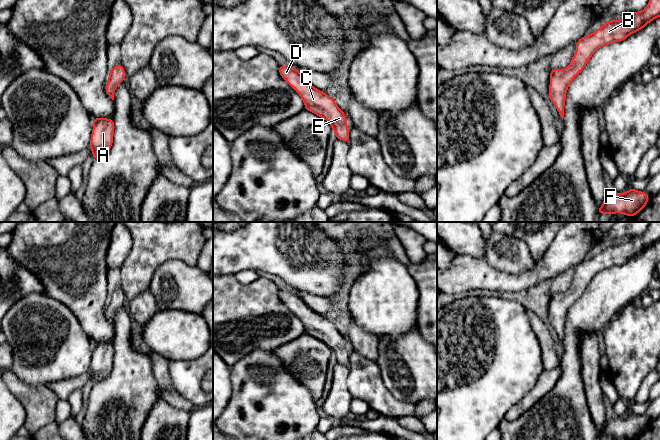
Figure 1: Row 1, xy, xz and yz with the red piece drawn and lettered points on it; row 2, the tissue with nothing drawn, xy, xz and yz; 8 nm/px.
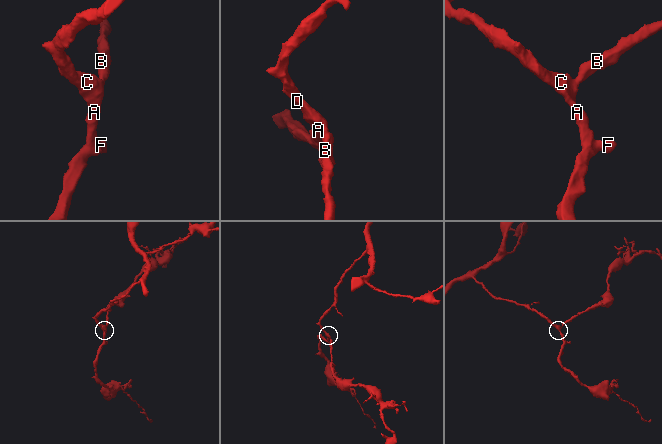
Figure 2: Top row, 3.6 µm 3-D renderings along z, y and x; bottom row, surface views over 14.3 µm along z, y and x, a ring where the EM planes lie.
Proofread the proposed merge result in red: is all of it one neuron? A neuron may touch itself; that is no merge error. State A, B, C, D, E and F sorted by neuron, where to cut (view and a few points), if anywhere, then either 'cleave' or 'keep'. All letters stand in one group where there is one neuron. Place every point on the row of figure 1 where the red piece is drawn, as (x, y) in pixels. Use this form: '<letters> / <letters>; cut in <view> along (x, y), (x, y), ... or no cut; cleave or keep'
A B C D E F; no cut; keep

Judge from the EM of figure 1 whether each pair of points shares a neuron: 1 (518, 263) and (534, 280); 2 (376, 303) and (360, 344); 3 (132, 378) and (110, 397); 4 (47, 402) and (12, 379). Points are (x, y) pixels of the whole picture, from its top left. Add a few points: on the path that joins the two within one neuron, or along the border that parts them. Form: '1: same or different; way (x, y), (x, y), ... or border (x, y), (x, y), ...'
1: different; border (534, 262), (530, 269), (516, 274), (501, 271)
2: different; border (351, 317), (356, 323), (378, 338)
3: same; way (127, 383), (115, 395)
4: same; way (38, 402), (30, 398), (20, 388)

